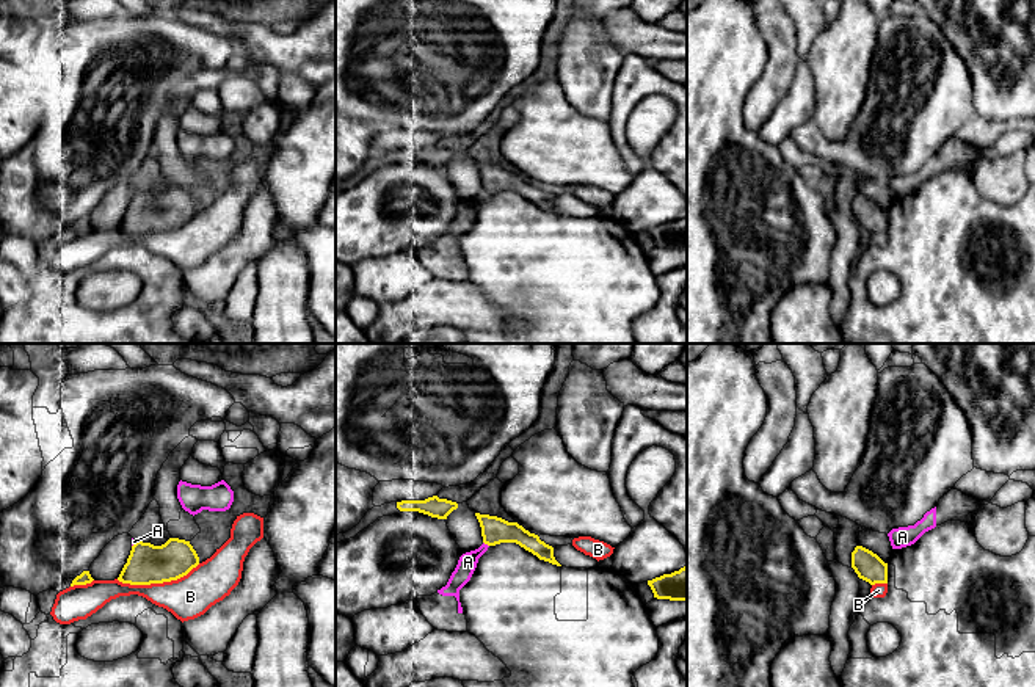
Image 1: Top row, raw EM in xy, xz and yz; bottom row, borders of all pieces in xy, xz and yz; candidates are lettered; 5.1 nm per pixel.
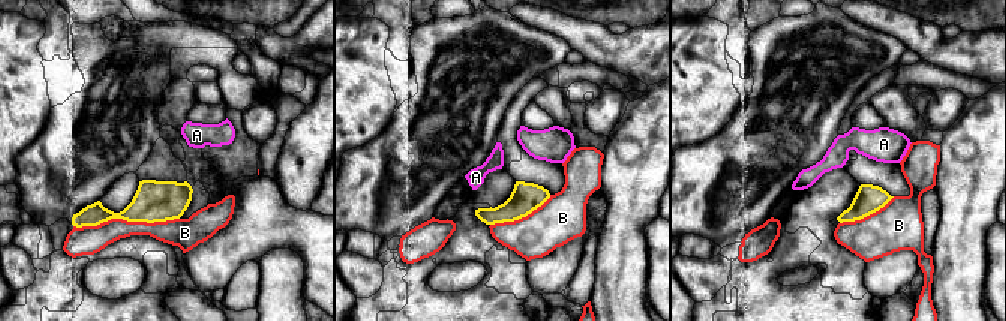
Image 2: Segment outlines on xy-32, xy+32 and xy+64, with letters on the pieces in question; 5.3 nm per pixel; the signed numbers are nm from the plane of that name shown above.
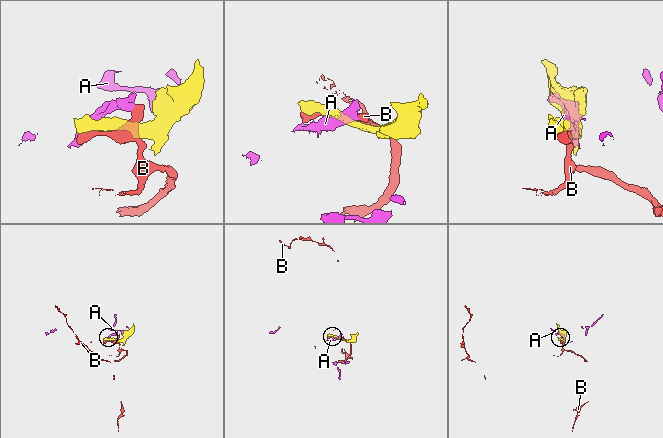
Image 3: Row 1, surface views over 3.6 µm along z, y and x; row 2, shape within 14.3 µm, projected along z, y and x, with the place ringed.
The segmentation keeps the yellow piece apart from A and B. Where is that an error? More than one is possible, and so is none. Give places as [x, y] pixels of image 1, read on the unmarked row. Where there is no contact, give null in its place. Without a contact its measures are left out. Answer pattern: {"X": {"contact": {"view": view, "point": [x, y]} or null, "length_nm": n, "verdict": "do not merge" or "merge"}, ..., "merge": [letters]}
{"A": {"contact": {"view": "xz", "point": [486, 192]}, "length_nm": 40, "verdict": "merge"}, "B": {"contact": {"view": "xy", "point": [157, 231]}, "length_nm": 440, "verdict": "do not merge"}, "merge": ["A"]}

